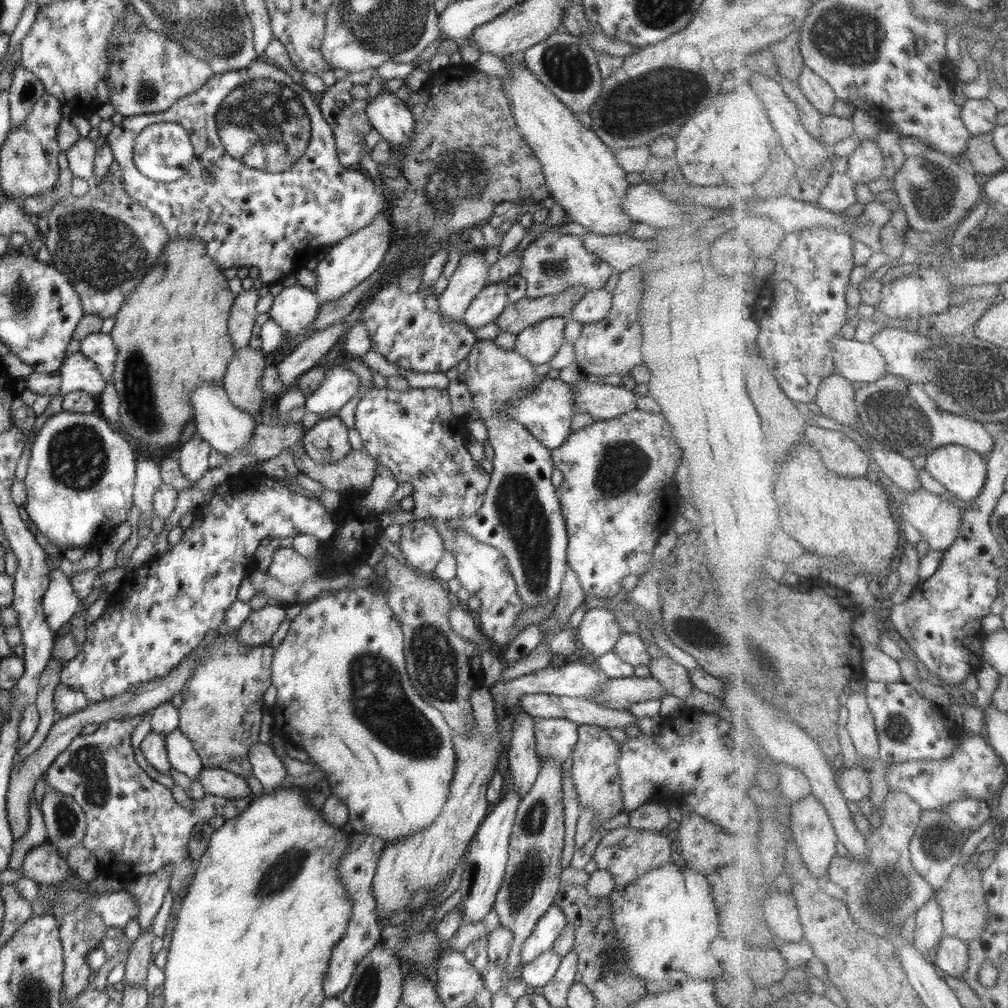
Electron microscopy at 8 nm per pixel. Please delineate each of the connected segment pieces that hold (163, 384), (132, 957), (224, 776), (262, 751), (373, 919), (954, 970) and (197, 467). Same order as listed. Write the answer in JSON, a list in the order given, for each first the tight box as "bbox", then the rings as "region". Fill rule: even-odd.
[{"bbox":[109,237,237,446],"region":[[[198,237],[170,238],[167,244],[168,246],[164,248],[162,256],[156,259],[155,265],[148,269],[148,272],[141,278],[140,284],[136,285],[136,288],[124,299],[121,309],[113,317],[115,320],[114,326],[109,330],[109,335],[112,337],[118,351],[113,376],[115,389],[120,397],[120,422],[126,428],[126,432],[139,439],[141,444],[152,444],[152,446],[176,445],[180,440],[185,424],[192,418],[192,405],[189,401],[191,392],[203,382],[222,384],[224,373],[232,358],[235,357],[236,352],[236,348],[228,336],[227,322],[228,312],[230,312],[237,295],[228,288],[229,280],[224,276],[224,268],[206,254],[204,243]]]},{"bbox":[124,928,154,986],"region":[[[151,928],[141,931],[140,937],[129,949],[129,954],[125,960],[124,978],[124,981],[129,985],[144,986],[147,981],[147,971],[153,963],[152,941],[154,941],[154,938]]]},{"bbox":[198,767,251,799],"region":[[[204,767],[198,780],[207,793],[222,798],[236,799],[251,796],[246,779],[228,770],[222,770],[218,767]]]},{"bbox":[248,742,287,792],"region":[[[257,742],[248,752],[252,774],[263,784],[266,792],[282,786],[287,770],[283,760],[274,753],[271,744]]]},{"bbox":[323,832,385,997],"region":[[[352,832],[350,846],[344,853],[338,867],[339,879],[345,886],[349,897],[352,897],[352,918],[346,927],[346,935],[332,950],[332,957],[328,963],[328,971],[324,976],[323,990],[326,997],[339,997],[349,985],[356,966],[370,955],[380,940],[381,926],[377,917],[377,902],[373,895],[372,883],[378,859],[384,850],[385,843],[373,834]]]},{"bbox":[934,935,971,980],"region":[[[946,935],[934,960],[943,974],[964,980],[971,970],[971,946],[957,937]]]},{"bbox":[180,436,212,483],"region":[[[193,436],[180,448],[180,472],[192,483],[203,478],[209,468],[208,456],[212,447],[198,436]]]}]

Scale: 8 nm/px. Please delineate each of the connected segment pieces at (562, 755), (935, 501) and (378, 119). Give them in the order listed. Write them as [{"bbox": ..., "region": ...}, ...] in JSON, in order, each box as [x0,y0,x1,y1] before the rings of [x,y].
[{"bbox":[534,718,578,764],"region":[[[536,718],[534,736],[540,762],[554,759],[562,764],[576,745],[578,727],[575,722],[563,718]]]},{"bbox":[902,489,965,551],"region":[[[927,489],[907,494],[902,508],[905,519],[926,539],[934,551],[947,551],[963,530],[965,512],[950,498]]]},{"bbox":[365,90,414,146],"region":[[[385,90],[365,109],[370,125],[389,142],[389,146],[408,144],[414,134],[414,118],[412,112],[394,93]]]}]

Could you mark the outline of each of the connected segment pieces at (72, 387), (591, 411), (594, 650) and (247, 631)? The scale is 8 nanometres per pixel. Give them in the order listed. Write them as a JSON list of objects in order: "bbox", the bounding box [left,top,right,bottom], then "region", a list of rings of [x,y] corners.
[{"bbox":[59,351,106,398],"region":[[[80,351],[70,353],[59,368],[62,386],[60,396],[70,392],[84,391],[98,398],[106,388],[103,374]]]},{"bbox":[571,380,637,421],"region":[[[585,380],[571,385],[575,388],[575,414],[584,413],[593,420],[601,421],[622,416],[637,408],[634,391],[624,386]]]},{"bbox":[575,607,624,660],"region":[[[601,607],[587,608],[584,618],[579,622],[575,632],[581,650],[585,651],[592,660],[612,651],[620,633],[624,632],[620,629],[612,611]]]},{"bbox":[235,605,285,645],"region":[[[266,605],[264,608],[253,610],[235,631],[237,639],[245,645],[268,644],[285,618],[285,609],[285,605]]]}]

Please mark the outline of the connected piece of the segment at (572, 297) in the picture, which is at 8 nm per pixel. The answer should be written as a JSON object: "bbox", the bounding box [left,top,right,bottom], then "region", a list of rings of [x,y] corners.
{"bbox":[495,286,585,335],"region":[[[575,286],[554,296],[539,299],[521,298],[516,302],[510,302],[495,323],[498,325],[499,332],[511,332],[517,335],[527,326],[545,318],[564,317],[570,314],[571,308],[585,294],[583,286]]]}

